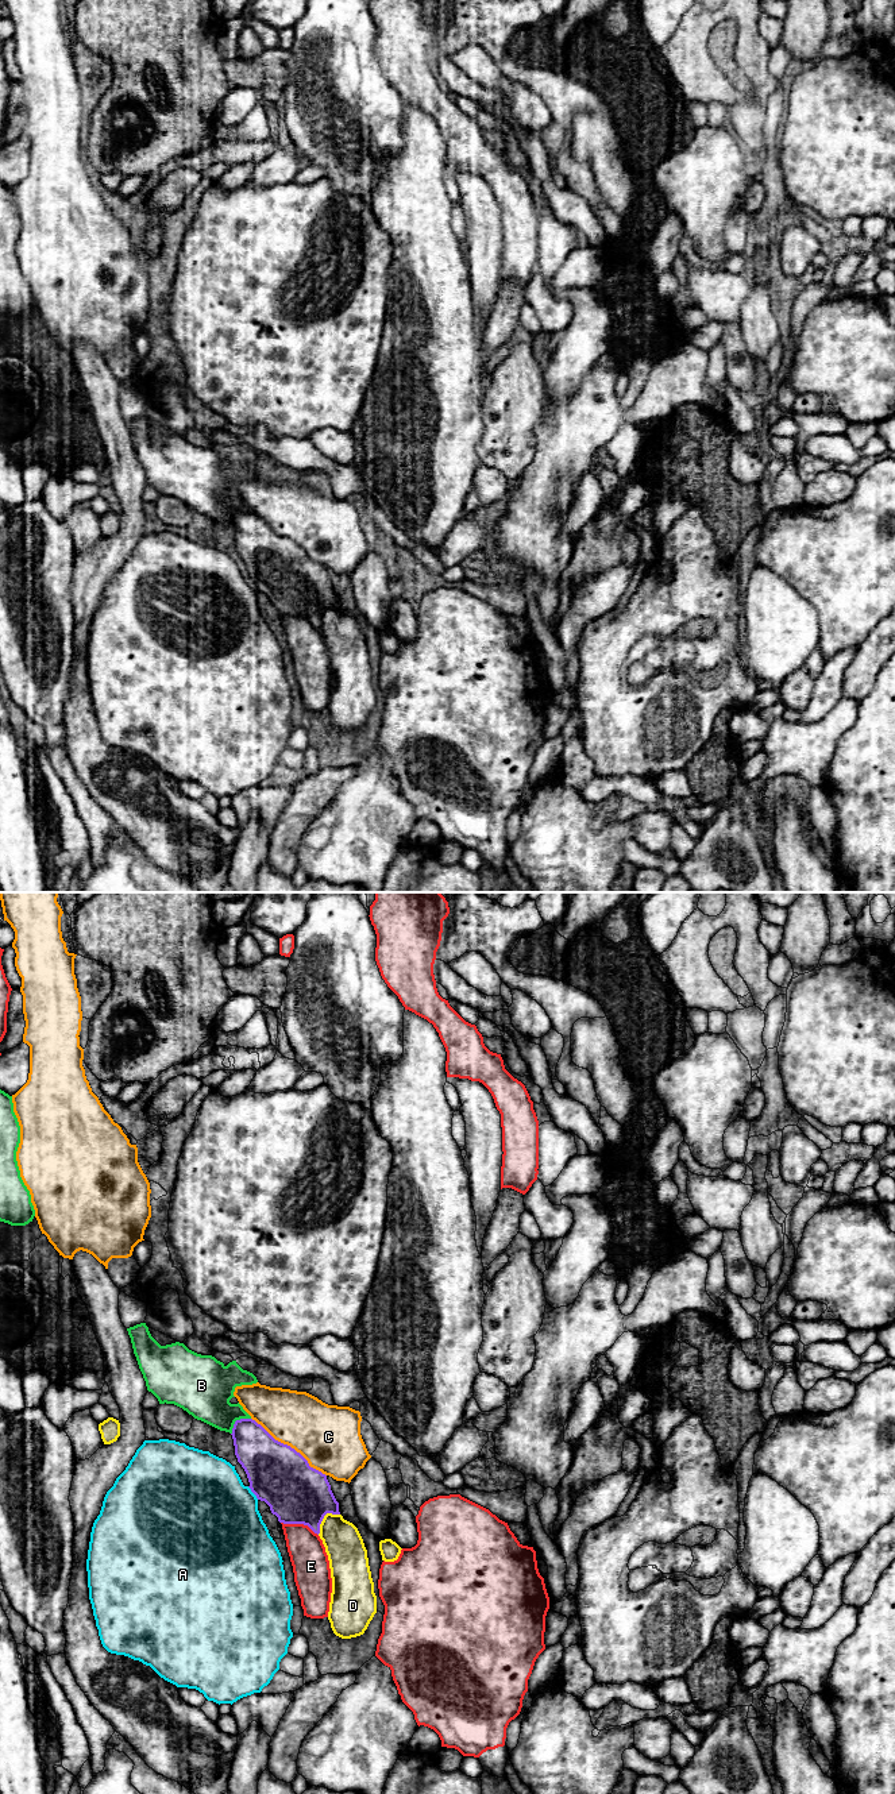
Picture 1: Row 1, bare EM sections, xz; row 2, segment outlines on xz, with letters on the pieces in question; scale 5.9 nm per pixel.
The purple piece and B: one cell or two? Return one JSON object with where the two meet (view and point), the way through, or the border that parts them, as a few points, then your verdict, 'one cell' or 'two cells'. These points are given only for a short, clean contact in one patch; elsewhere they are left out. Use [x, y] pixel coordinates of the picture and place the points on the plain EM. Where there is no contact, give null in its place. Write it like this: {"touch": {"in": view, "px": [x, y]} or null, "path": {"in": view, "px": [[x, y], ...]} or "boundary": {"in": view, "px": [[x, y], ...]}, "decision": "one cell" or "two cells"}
{"touch": {"in": "xz", "px": [236, 513]}, "decision": "one cell"}

